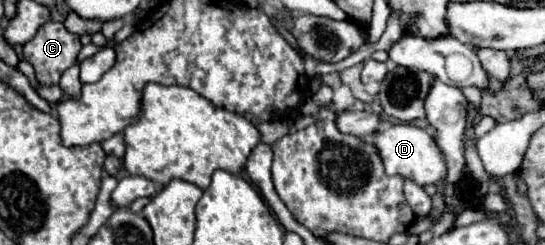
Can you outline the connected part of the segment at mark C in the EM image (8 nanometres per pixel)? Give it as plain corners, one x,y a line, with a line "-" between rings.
45,22
37,34
23,44
23,60
35,68
41,86
59,84
61,74
75,64
81,50
77,34
65,30
61,22

